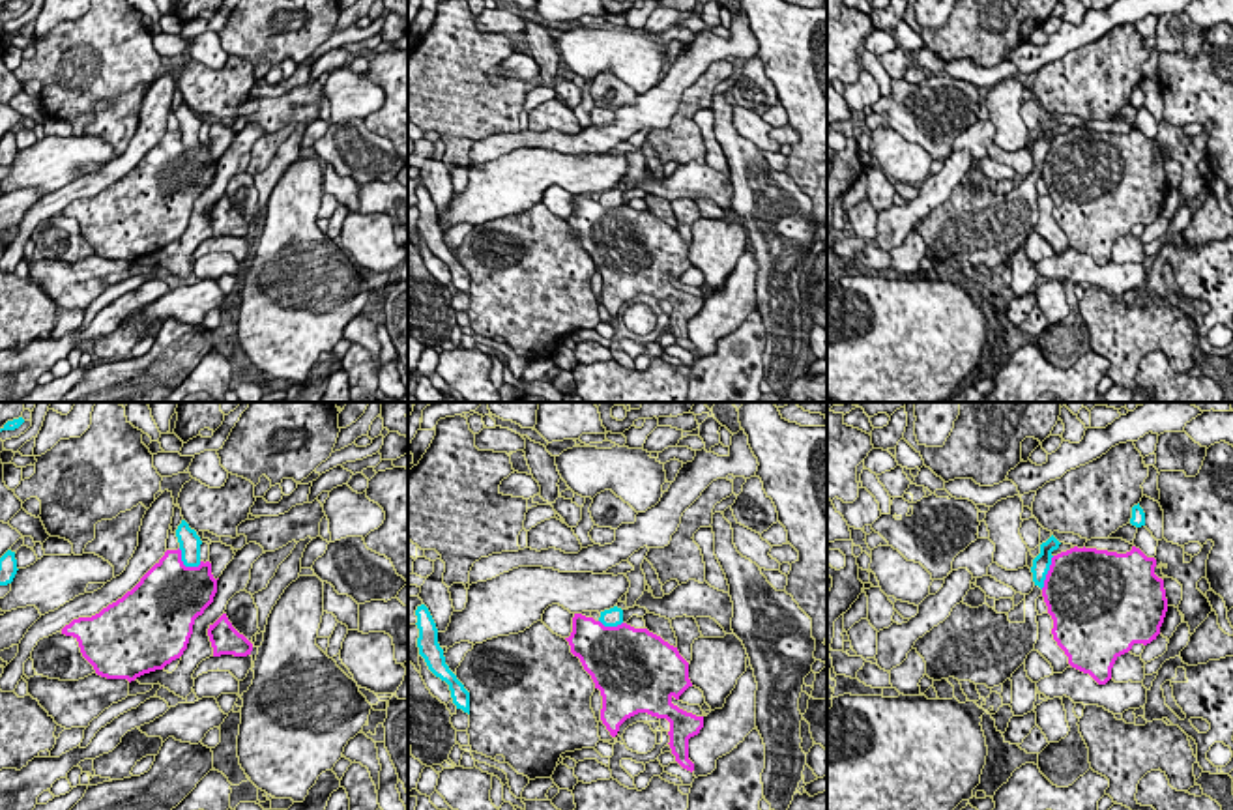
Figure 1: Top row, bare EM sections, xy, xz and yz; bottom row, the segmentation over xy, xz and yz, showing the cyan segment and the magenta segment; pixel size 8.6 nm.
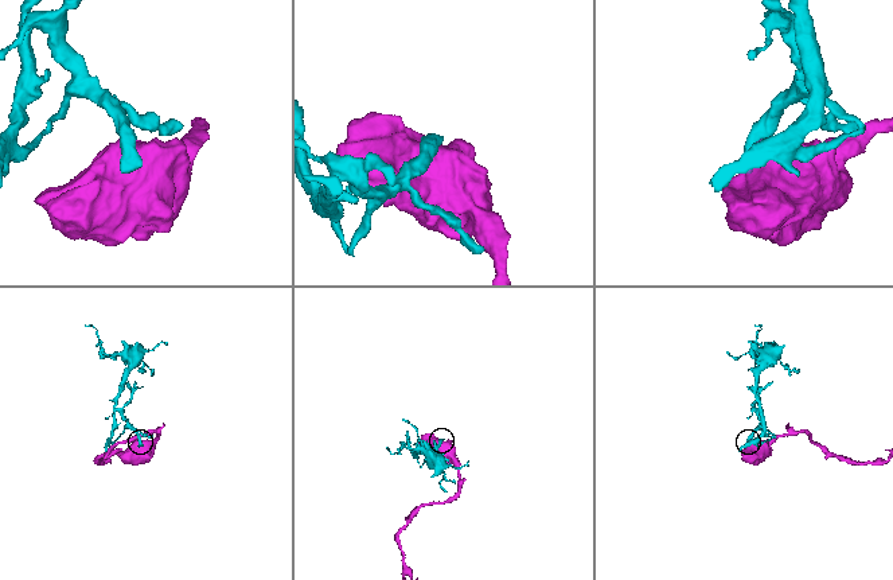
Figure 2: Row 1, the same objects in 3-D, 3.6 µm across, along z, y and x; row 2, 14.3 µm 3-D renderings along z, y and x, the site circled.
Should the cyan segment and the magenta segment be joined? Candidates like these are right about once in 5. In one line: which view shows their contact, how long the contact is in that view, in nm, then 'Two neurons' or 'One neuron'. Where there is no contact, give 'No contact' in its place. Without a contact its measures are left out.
Touches cyan in xy. Shared border 240 nm. Two neurons

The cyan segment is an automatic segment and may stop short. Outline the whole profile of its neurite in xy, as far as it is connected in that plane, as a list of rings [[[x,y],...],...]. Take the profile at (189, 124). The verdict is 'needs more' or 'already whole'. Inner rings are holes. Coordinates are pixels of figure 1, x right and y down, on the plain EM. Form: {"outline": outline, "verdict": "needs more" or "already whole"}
{"outline": [[[185,101],[176,110],[176,118],[181,131],[181,142],[185,148],[198,148],[200,146],[200,118],[195,110],[189,108]]], "verdict": "already whole"}

